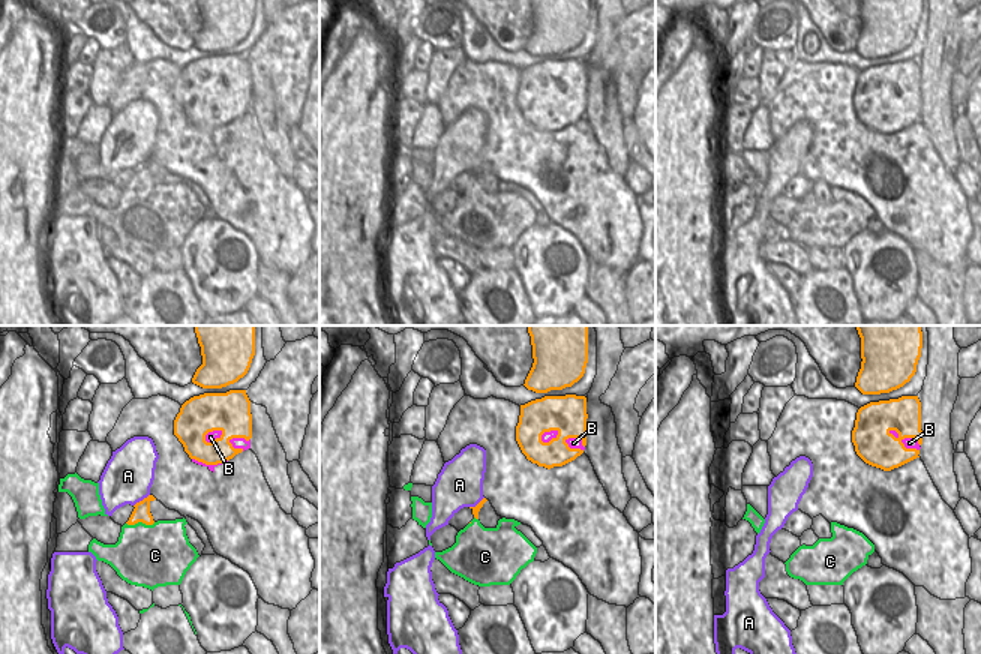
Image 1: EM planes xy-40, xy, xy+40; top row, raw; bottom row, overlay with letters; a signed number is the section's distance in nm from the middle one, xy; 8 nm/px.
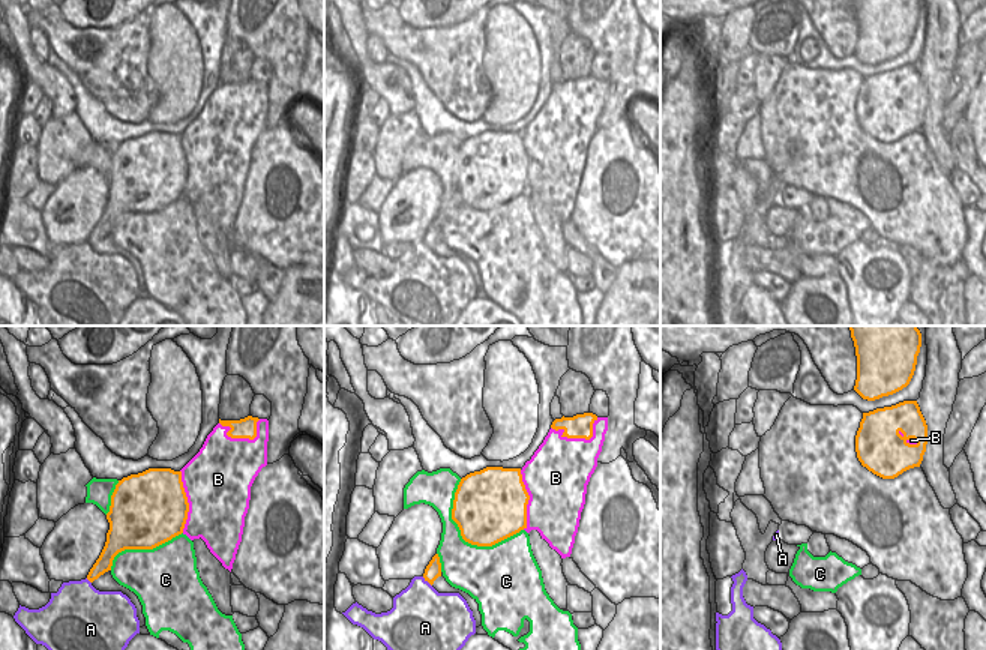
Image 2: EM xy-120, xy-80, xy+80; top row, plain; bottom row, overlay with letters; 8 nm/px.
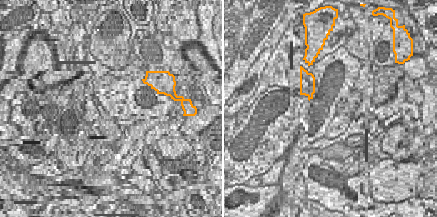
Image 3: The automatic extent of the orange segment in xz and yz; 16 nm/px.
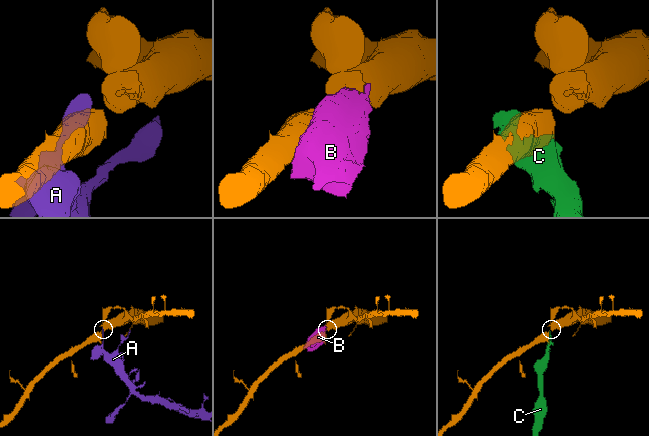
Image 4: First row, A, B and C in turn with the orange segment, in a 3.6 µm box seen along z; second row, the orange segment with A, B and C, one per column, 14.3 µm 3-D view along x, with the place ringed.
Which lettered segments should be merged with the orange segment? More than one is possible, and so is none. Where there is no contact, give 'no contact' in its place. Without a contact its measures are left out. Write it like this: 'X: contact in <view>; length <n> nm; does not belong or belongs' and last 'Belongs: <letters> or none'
A: contact in xy-40; length 170 nm; does not belong
B: contact in xy; length 180 nm; does not belong
C: contact in xy-40; length 240 nm; does not belong
Belongs: none

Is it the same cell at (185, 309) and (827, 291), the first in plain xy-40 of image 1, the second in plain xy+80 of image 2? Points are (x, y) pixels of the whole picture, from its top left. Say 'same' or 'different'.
same

